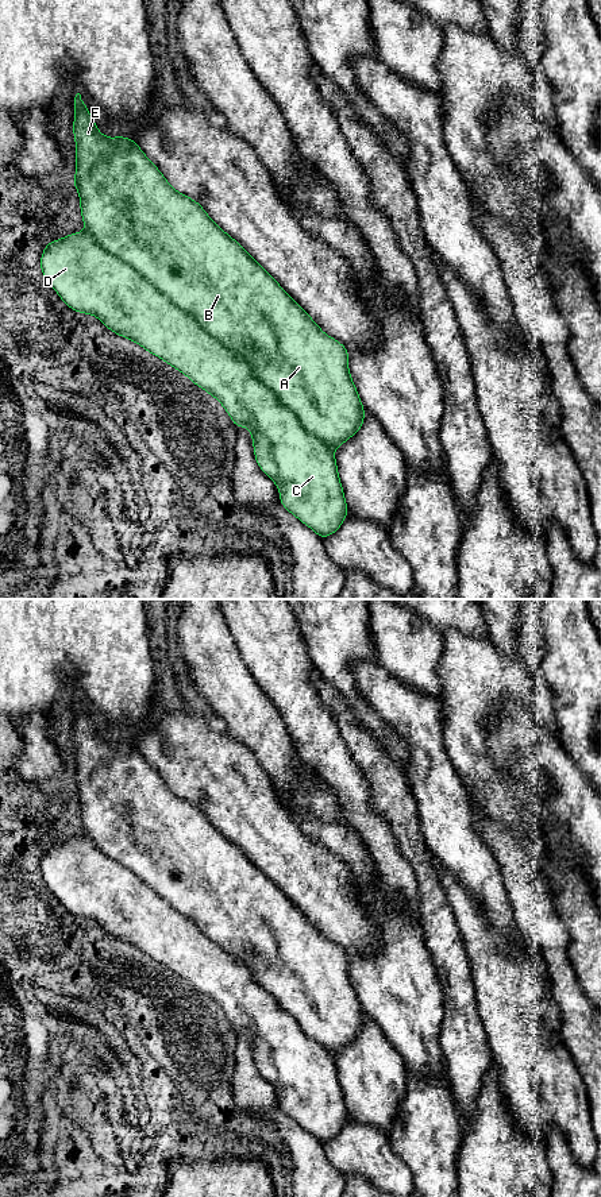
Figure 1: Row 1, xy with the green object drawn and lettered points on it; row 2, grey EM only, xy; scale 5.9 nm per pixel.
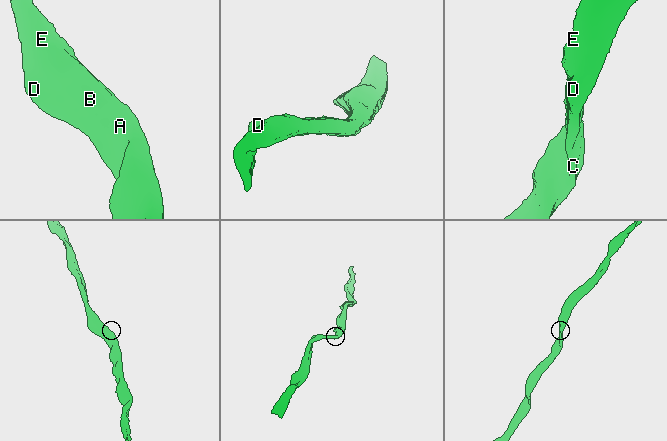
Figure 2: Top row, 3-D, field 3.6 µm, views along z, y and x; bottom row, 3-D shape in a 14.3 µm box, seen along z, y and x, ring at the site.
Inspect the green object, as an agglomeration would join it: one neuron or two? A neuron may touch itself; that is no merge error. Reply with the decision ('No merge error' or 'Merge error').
Merge error

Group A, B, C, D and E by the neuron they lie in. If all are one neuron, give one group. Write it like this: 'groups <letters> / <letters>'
groups A B E / C D

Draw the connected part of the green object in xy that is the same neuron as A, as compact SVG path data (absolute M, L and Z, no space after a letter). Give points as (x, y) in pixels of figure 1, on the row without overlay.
M81 699L74 702L73 740L76 780L81 822L95 846L134 872L177 911L186 915L212 942L242 961L280 1005L290 1013L305 1035L331 1054L358 1038L365 1012L348 974L348 954L324 938L312 922L280 888L227 837L212 826L203 811L177 796L146 761L135 745L119 740L104 741L90 721Z

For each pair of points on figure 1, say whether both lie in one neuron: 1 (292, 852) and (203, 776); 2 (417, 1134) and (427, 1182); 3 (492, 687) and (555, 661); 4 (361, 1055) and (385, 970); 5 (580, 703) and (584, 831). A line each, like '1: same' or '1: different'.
1: same
2: same
3: different
4: different
5: different

